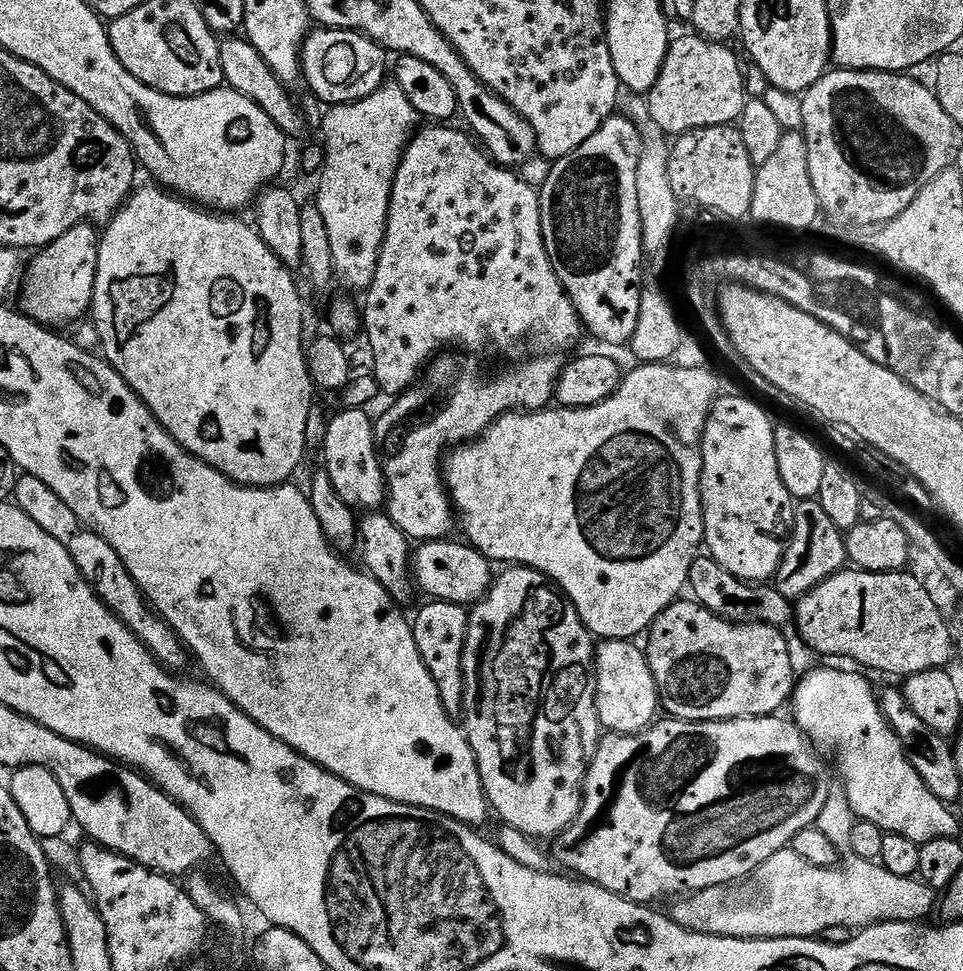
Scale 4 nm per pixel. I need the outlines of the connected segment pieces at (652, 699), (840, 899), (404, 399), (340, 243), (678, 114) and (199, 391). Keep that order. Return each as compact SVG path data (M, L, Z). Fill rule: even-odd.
M605 640L596 645L596 709L600 715L600 727L612 734L625 736L648 728L661 711L660 695L654 682L654 674L648 665L645 649L632 640Z
M789 846L737 883L719 884L677 899L670 915L678 926L698 934L773 940L816 938L830 926L863 930L889 920L915 924L927 921L937 907L937 889L916 876L898 878L898 874L890 874L883 864L854 855L849 855L847 860L848 872L843 872L840 866L810 866Z
M440 354L435 357L427 365L426 371L423 373L422 379L413 384L411 388L406 392L401 392L399 396L395 397L391 401L392 405L384 412L384 417L381 420L375 421L375 436L376 443L379 445L379 457L383 463L384 476L387 480L387 501L386 501L386 515L393 520L397 526L402 529L403 532L412 542L427 542L430 540L442 540L453 535L452 533L452 520L454 524L454 505L452 497L449 496L447 487L444 482L444 473L442 471L442 461L445 459L446 453L462 444L469 443L484 435L485 430L498 417L504 415L505 412L513 410L523 410L526 412L539 412L553 403L556 394L556 383L560 377L560 370L562 367L562 360L559 355L556 354L536 354L533 360L528 360L525 364L520 364L517 368L512 368L509 372L504 372L501 376L496 376L493 380L484 380L480 384L480 368L472 361L467 355L459 354L460 356L448 356L449 354Z
M385 82L370 98L362 98L353 104L338 104L327 109L324 116L324 167L320 169L320 188L314 199L330 234L335 275L352 288L367 290L374 282L378 270L378 258L382 250L388 211L394 190L394 180L404 157L408 143L418 131L422 117L406 98L405 90L395 82Z
M699 34L691 35L680 36L677 40L675 37L669 43L662 74L658 74L658 82L654 82L654 86L646 93L651 123L672 138L699 128L723 128L731 125L739 121L746 103L744 72L740 69L739 58L728 49L729 45L715 40L705 40Z
M151 186L152 188L137 187L129 196L127 204L108 221L103 229L100 238L100 249L98 250L98 274L94 282L94 298L92 299L92 310L90 313L91 323L98 326L98 334L100 335L100 347L102 355L107 360L108 365L119 374L119 376L127 382L130 390L134 390L134 394L138 394L138 398L142 398L142 402L150 410L150 414L154 414L154 418L158 418L158 422L168 433L179 442L183 448L190 454L194 454L202 462L206 462L210 466L217 468L222 474L226 474L226 478L230 478L235 484L243 484L245 488L275 488L277 484L287 484L293 479L292 475L296 472L296 467L300 463L305 463L306 450L306 428L307 419L310 415L311 406L314 403L314 385L312 383L312 375L308 369L308 353L306 351L306 339L304 340L304 300L300 297L300 288L296 285L293 269L287 268L286 265L279 260L274 254L274 250L270 250L270 246L266 244L264 239L260 237L259 231L251 223L248 224L236 214L221 214L215 210L209 210L203 206L197 206L191 200L185 200L182 196L177 196L160 186Z

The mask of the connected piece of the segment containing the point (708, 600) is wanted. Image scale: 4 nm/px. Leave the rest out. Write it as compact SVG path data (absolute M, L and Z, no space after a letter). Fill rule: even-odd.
M707 554L697 556L694 566L690 566L688 588L691 599L697 604L736 624L769 624L783 629L784 624L791 625L794 620L793 601L785 598L776 587L764 582L740 580Z

